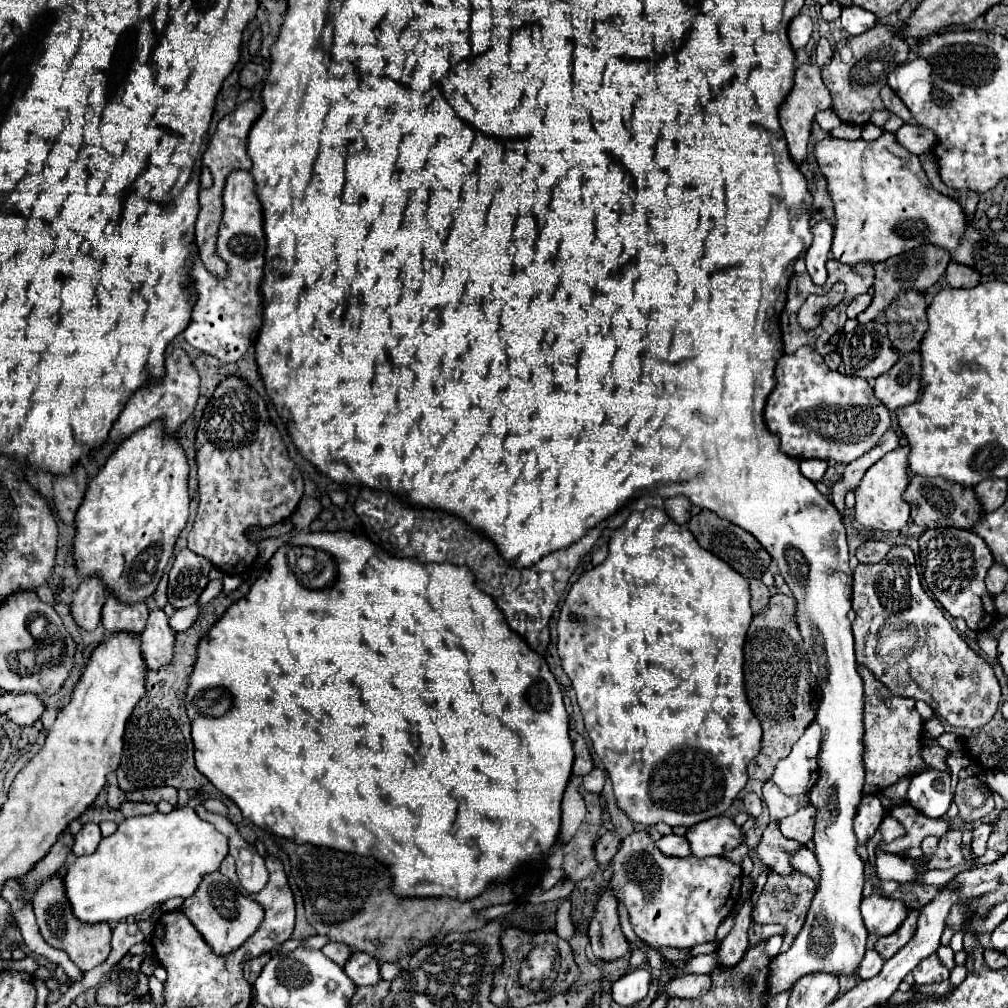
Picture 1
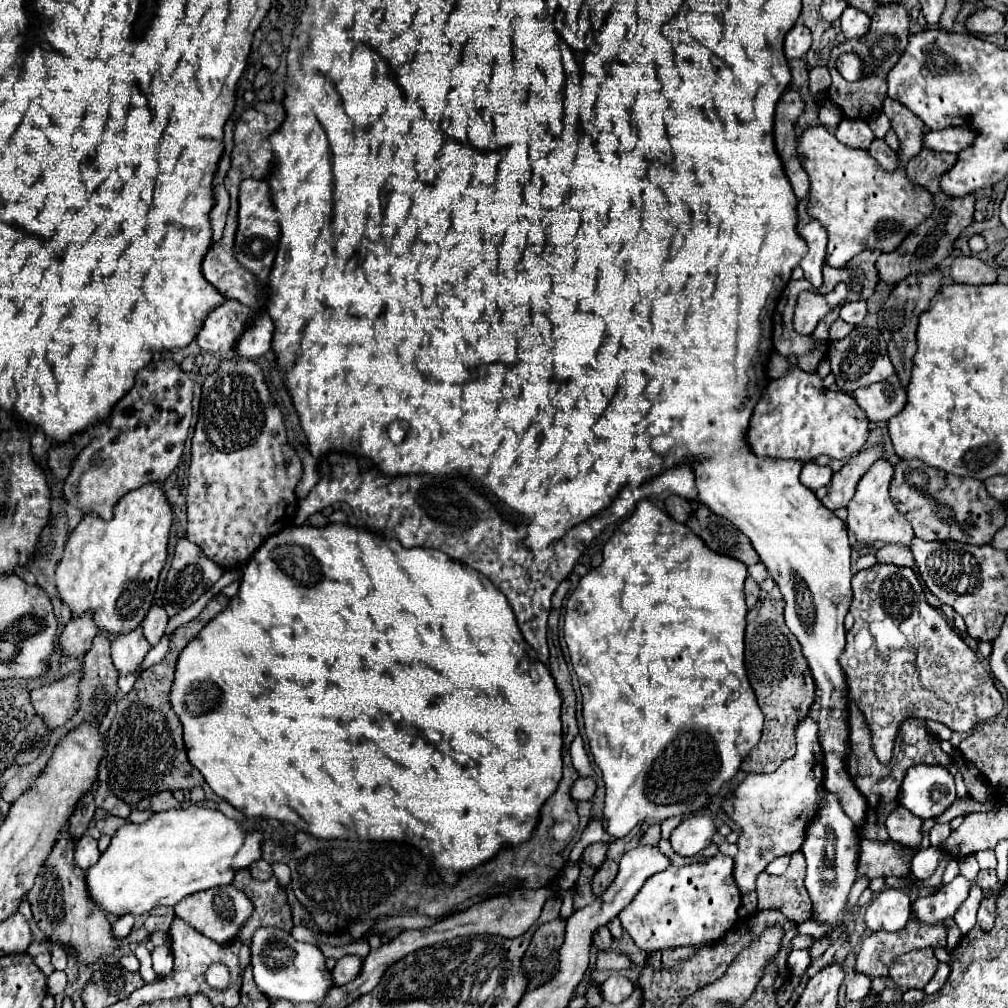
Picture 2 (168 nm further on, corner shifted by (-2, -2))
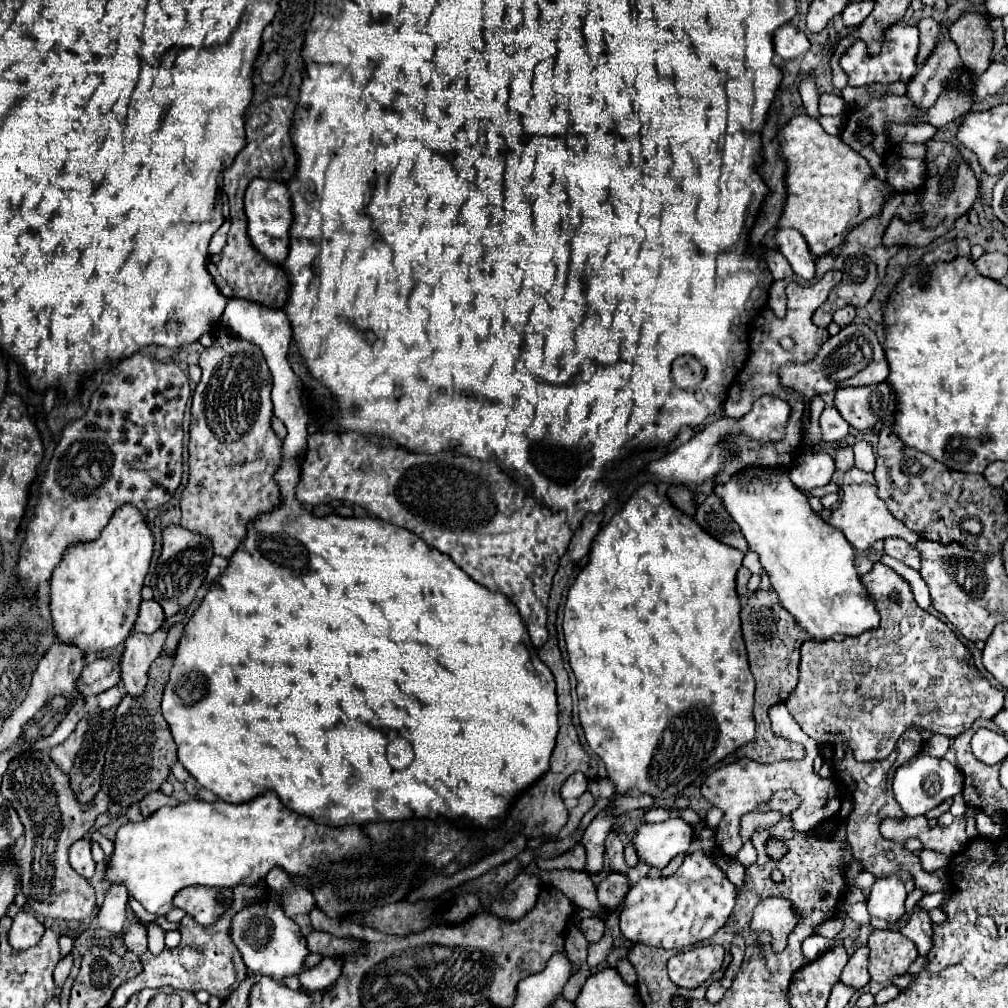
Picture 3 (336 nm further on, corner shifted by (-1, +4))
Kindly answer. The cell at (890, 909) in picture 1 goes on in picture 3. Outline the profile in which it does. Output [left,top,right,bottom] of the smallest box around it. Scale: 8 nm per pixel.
[868,876,906,922]

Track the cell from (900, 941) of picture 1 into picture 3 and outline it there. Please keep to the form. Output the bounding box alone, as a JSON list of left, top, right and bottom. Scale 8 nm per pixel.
[840,946,870,990]

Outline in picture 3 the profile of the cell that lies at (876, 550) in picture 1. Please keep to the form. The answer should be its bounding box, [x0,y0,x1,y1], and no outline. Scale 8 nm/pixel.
[884,538,920,570]

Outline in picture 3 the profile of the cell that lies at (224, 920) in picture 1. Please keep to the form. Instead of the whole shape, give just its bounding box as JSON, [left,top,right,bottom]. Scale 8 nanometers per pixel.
[174,886,232,924]

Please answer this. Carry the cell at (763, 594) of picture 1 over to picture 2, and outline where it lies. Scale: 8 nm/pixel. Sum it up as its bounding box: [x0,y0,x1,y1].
[745,576,759,608]

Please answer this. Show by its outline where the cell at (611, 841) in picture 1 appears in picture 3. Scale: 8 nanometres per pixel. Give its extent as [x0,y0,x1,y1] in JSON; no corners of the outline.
[536,842,586,870]

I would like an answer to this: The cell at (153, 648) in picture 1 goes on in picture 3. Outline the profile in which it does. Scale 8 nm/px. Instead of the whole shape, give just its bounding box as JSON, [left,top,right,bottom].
[134,600,166,634]

